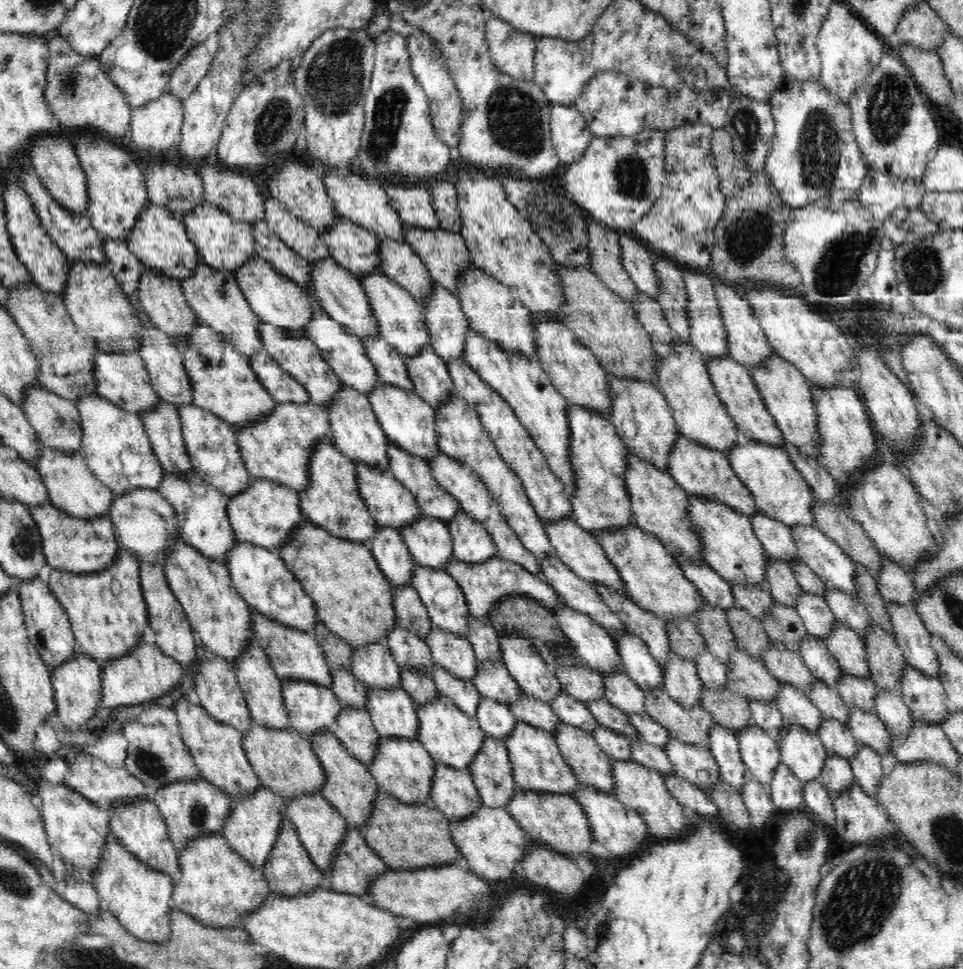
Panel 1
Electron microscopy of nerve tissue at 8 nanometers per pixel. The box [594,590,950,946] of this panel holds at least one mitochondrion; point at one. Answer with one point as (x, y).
(807, 832)

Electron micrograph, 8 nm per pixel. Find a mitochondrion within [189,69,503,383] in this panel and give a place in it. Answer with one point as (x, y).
(390, 107)

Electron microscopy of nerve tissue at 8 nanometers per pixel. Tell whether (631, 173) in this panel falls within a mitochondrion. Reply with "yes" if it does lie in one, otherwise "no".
yes

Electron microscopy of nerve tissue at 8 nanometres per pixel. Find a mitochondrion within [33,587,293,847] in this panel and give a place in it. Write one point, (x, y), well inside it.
(151, 764)

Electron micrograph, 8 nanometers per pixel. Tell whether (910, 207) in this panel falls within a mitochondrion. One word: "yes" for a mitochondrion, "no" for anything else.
no

